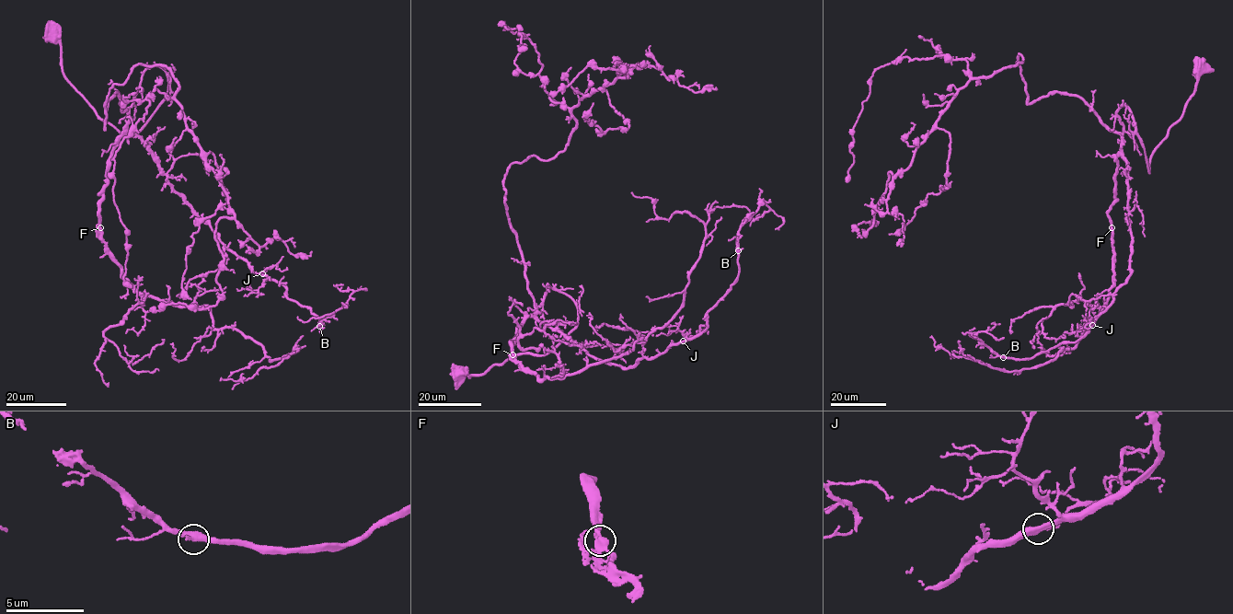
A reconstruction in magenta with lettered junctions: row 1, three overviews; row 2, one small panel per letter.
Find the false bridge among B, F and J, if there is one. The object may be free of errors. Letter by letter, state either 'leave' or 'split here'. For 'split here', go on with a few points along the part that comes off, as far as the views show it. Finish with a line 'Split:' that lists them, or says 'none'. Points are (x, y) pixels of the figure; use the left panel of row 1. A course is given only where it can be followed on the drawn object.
B: leave
F: leave
J: leave
Split: none

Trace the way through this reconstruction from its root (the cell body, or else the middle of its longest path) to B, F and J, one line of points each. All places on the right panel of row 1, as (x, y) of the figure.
B: (1198, 68), (1149, 173), (1134, 117), (1124, 105), (1116, 112), (1132, 250), (1112, 303), (1077, 341), (1003, 357)
F: (1198, 68), (1194, 92), (1149, 173), (1134, 117), (1124, 105), (1116, 112), (1123, 132), (1112, 227)
J: (1198, 68), (1194, 92), (1149, 173), (1134, 117), (1124, 105), (1116, 112), (1131, 274), (1092, 325)

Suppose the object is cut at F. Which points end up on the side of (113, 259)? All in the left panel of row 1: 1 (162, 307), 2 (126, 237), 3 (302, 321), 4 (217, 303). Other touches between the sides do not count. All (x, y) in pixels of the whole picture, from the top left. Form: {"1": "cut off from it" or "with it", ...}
{"1": "cut off from it", "2": "cut off from it", "3": "cut off from it", "4": "cut off from it"}

